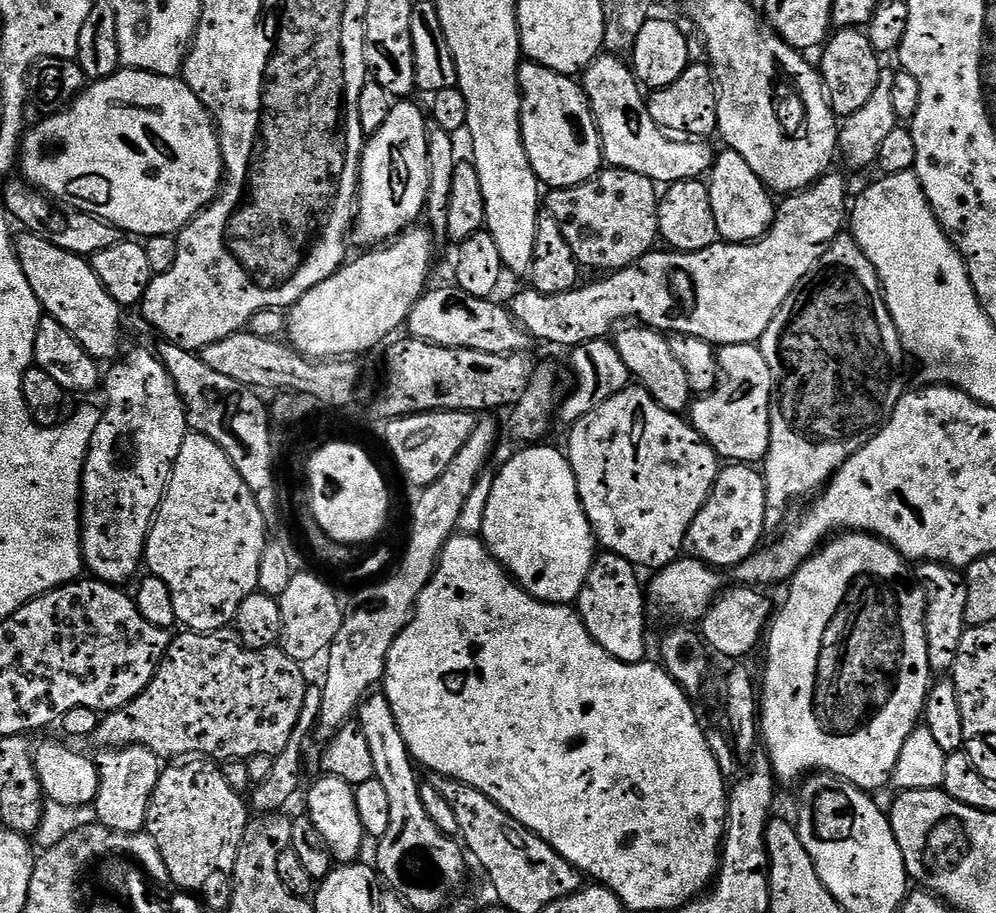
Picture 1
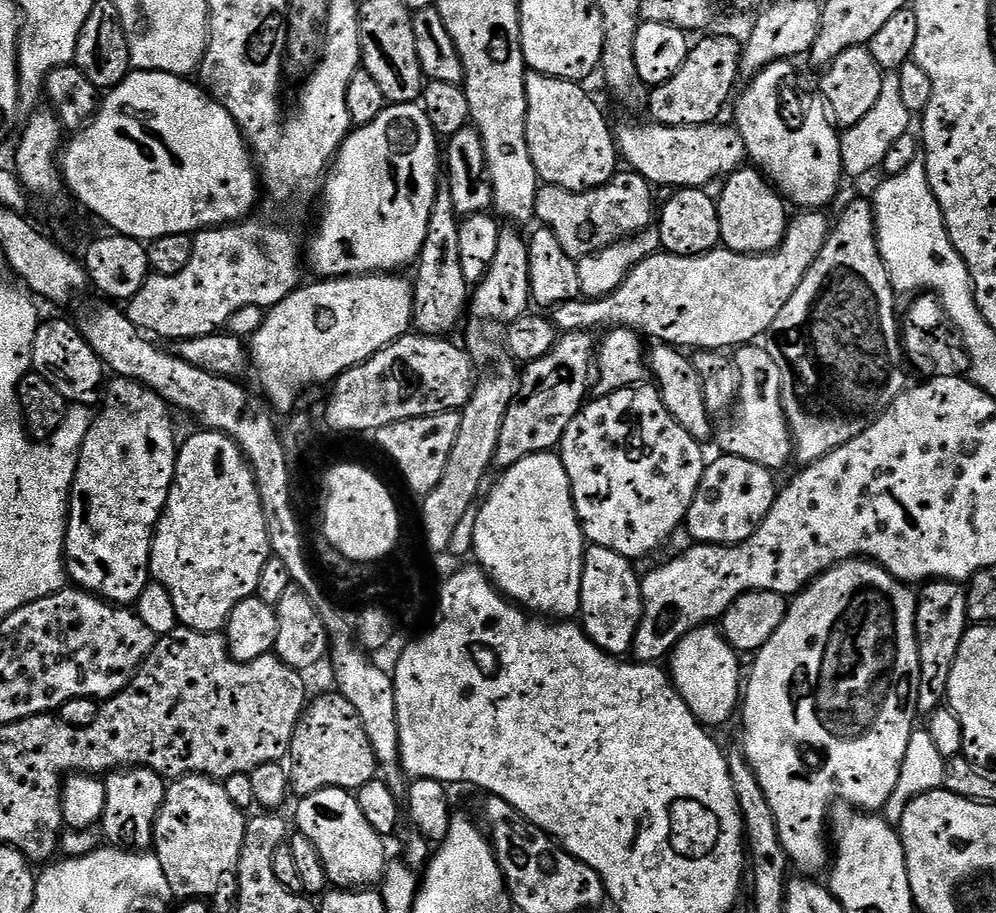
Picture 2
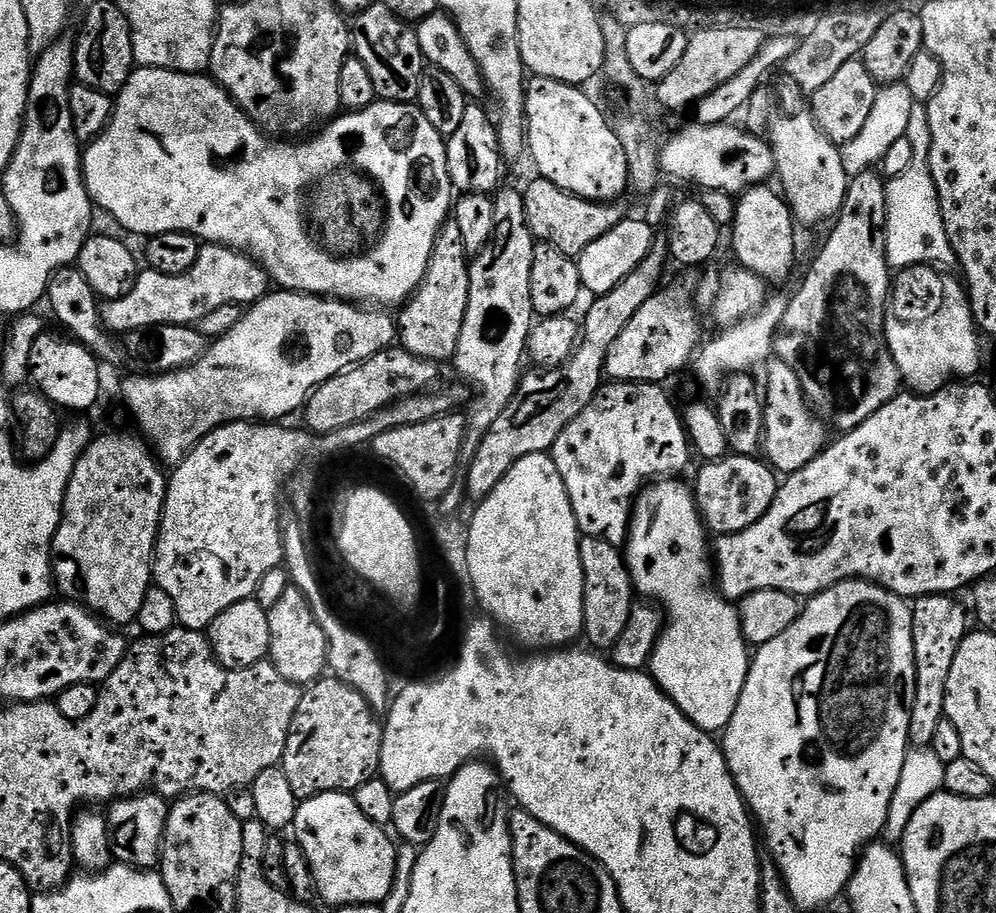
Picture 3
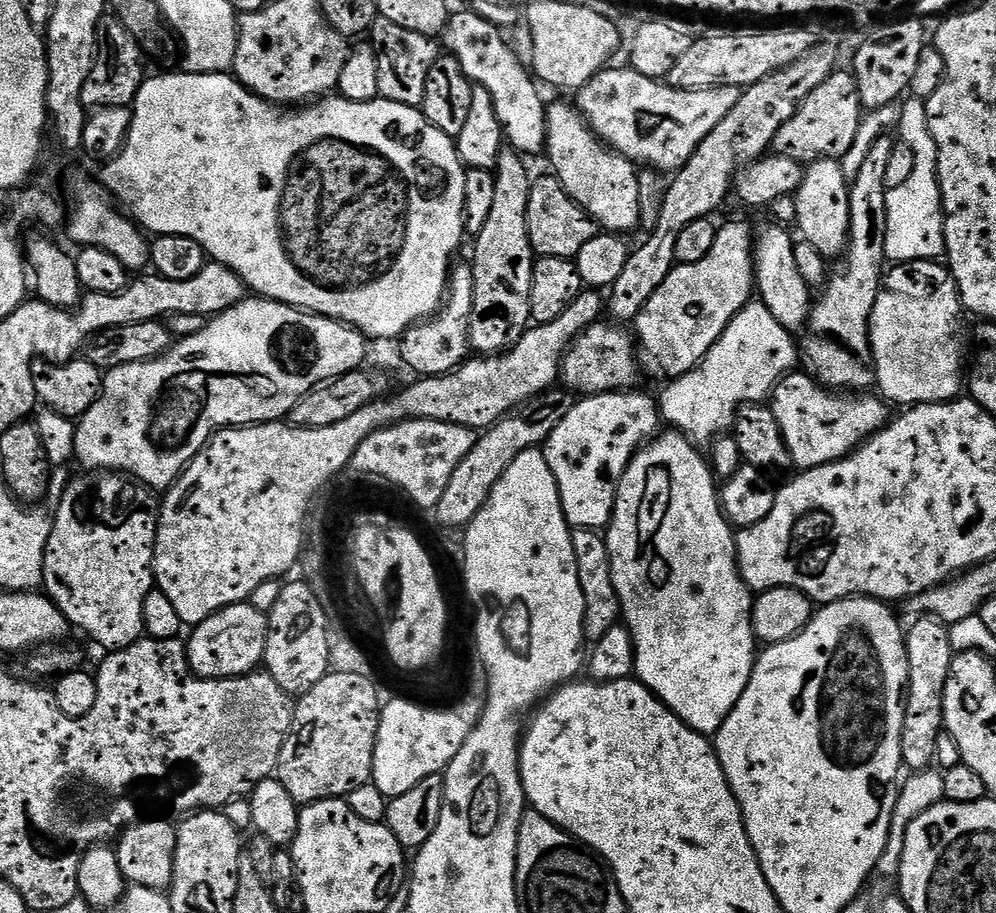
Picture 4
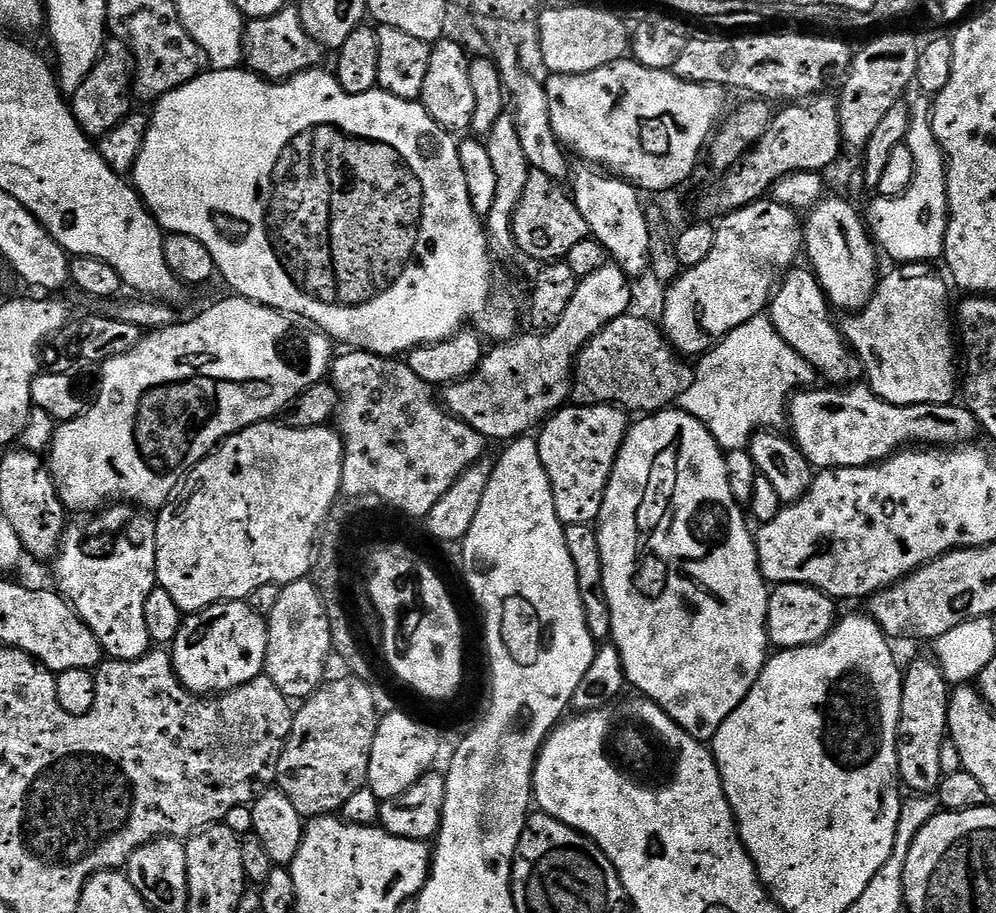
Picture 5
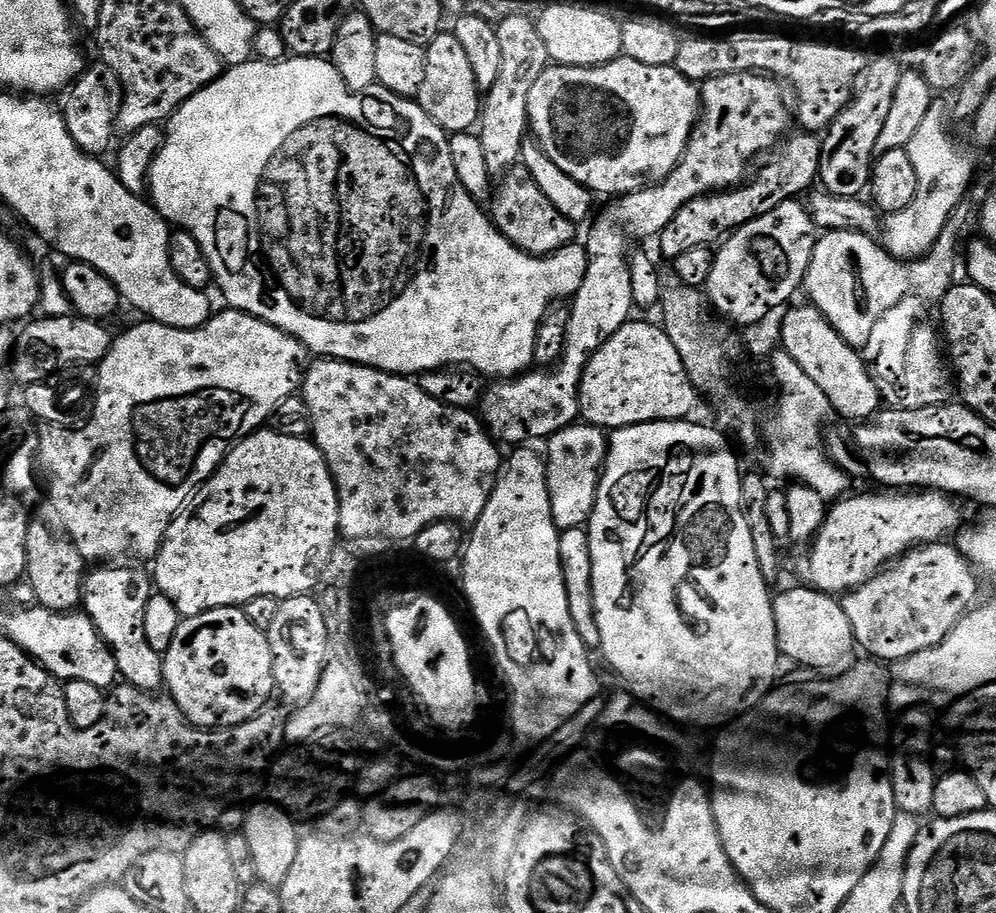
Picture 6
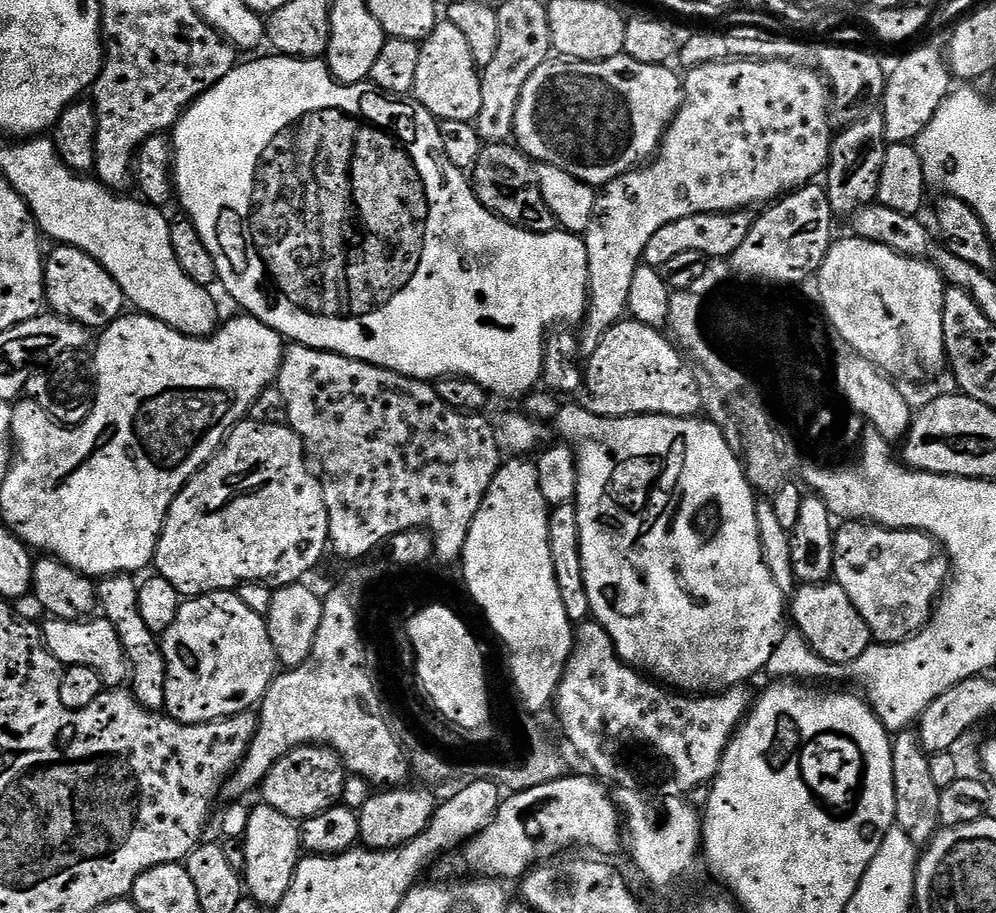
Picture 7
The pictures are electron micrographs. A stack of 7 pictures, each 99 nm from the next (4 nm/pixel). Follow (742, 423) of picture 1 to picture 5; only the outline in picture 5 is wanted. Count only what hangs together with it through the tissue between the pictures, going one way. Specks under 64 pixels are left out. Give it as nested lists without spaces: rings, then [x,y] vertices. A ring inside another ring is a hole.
[[[853,383],[851,386],[812,386],[807,390],[796,392],[791,399],[787,401],[787,423],[792,423],[792,432],[790,431],[791,439],[802,450],[802,454],[806,459],[812,463],[813,469],[827,470],[830,468],[864,468],[867,464],[879,464],[880,461],[888,459],[889,456],[901,451],[905,446],[959,446],[977,439],[978,425],[976,417],[968,411],[967,408],[961,406],[959,403],[953,402],[950,404],[891,404],[885,400],[880,399],[879,396],[872,393],[872,389],[865,386],[863,383]]]

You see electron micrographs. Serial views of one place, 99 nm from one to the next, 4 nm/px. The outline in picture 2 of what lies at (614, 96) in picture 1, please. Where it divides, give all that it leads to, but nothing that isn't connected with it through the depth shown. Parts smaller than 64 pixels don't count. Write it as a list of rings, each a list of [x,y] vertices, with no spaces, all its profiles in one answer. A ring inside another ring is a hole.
[[[647,122],[648,124],[624,124],[614,132],[614,139],[621,157],[628,159],[627,167],[637,172],[639,176],[648,179],[653,186],[665,184],[668,190],[679,190],[681,188],[704,188],[711,180],[719,181],[727,178],[745,163],[746,153],[740,133],[735,127],[724,124],[709,122],[695,126],[682,128],[669,128],[666,124]]]

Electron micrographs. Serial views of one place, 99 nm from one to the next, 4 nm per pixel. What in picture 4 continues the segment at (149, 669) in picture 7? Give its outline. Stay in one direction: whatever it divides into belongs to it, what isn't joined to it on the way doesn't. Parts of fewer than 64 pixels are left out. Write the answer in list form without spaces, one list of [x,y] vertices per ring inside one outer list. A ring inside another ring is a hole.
[[[90,470],[79,474],[80,476],[76,478],[74,476],[72,479],[69,479],[59,497],[58,501],[60,502],[57,508],[54,508],[52,514],[52,533],[46,542],[42,588],[46,595],[58,606],[58,610],[62,610],[62,614],[73,629],[81,628],[94,643],[101,644],[104,650],[125,648],[134,642],[138,642],[145,635],[144,603],[146,602],[146,594],[154,591],[152,559],[156,553],[156,526],[159,523],[160,500],[153,489],[147,488],[139,481],[134,481],[119,473],[112,473],[107,470]]]

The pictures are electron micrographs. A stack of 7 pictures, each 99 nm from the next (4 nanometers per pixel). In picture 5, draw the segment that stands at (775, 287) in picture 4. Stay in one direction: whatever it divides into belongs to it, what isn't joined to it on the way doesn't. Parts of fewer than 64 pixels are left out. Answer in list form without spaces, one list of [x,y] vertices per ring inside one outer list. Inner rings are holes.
[[[796,266],[779,281],[766,309],[778,334],[813,367],[829,385],[844,386],[853,379],[854,356],[838,324],[832,321],[828,297],[816,280],[816,273],[807,267]]]

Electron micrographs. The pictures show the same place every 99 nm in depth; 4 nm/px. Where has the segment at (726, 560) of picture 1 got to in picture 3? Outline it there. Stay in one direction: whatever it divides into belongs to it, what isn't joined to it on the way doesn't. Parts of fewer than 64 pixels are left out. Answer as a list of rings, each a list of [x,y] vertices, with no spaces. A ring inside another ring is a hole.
[[[729,454],[723,460],[705,463],[703,467],[696,476],[694,491],[700,516],[709,533],[725,536],[741,532],[754,526],[754,522],[758,522],[758,518],[770,510],[776,497],[778,476],[763,459]]]

